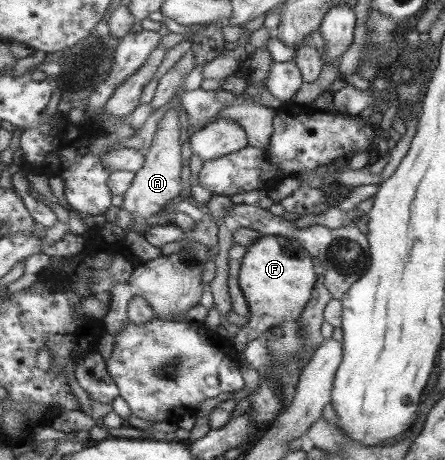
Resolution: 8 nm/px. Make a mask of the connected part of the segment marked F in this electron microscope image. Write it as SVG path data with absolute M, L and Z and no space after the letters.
M260 235L254 244L247 248L240 268L239 283L247 298L251 315L249 322L233 338L237 355L244 357L245 345L258 339L260 333L275 330L283 323L300 320L311 301L317 278L314 260L298 240L280 235Z

